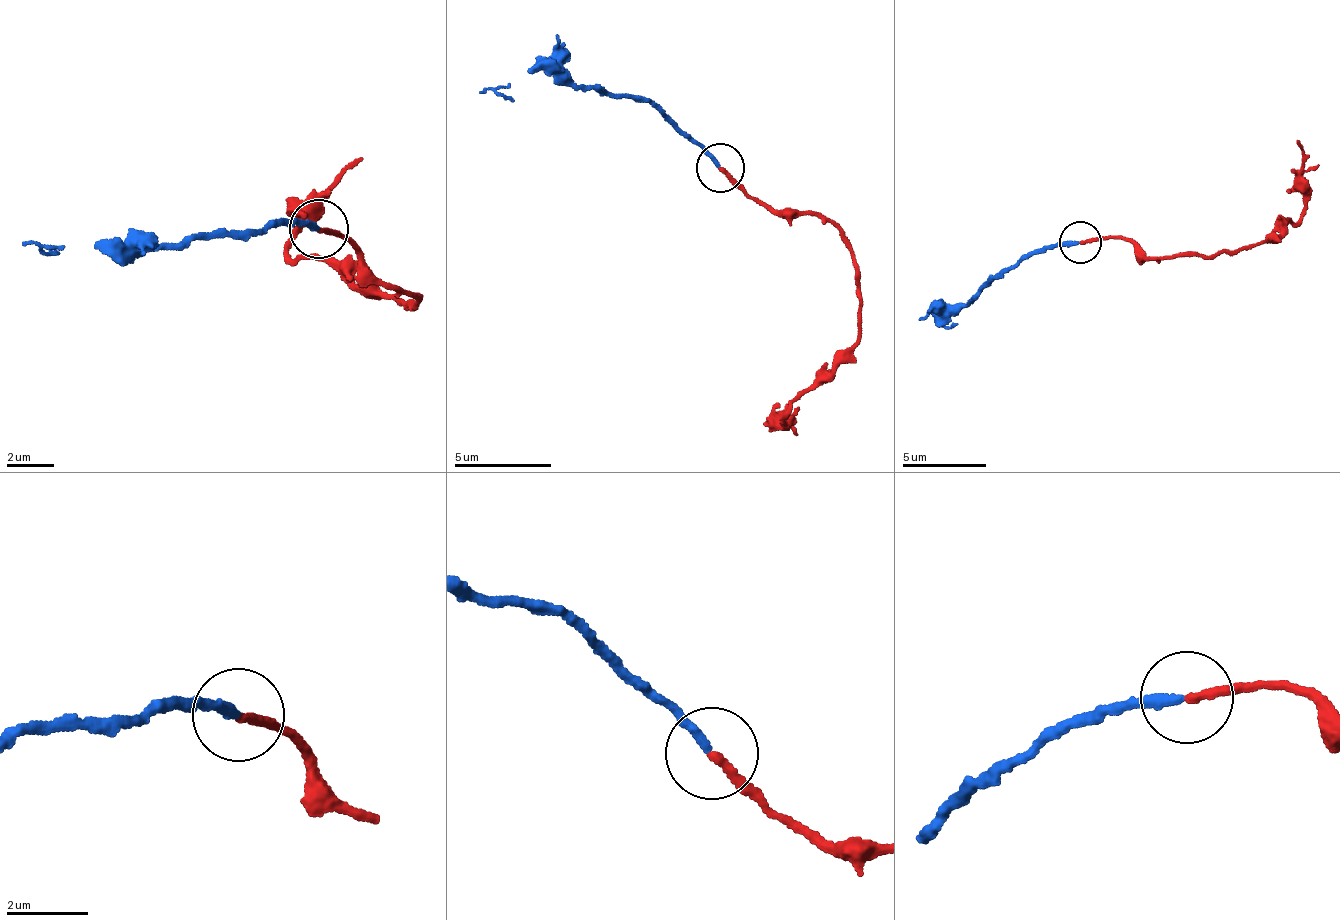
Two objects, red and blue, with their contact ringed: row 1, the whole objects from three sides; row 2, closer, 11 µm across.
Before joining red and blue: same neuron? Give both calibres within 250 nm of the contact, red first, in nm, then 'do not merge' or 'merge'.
220/240 nm | merge

